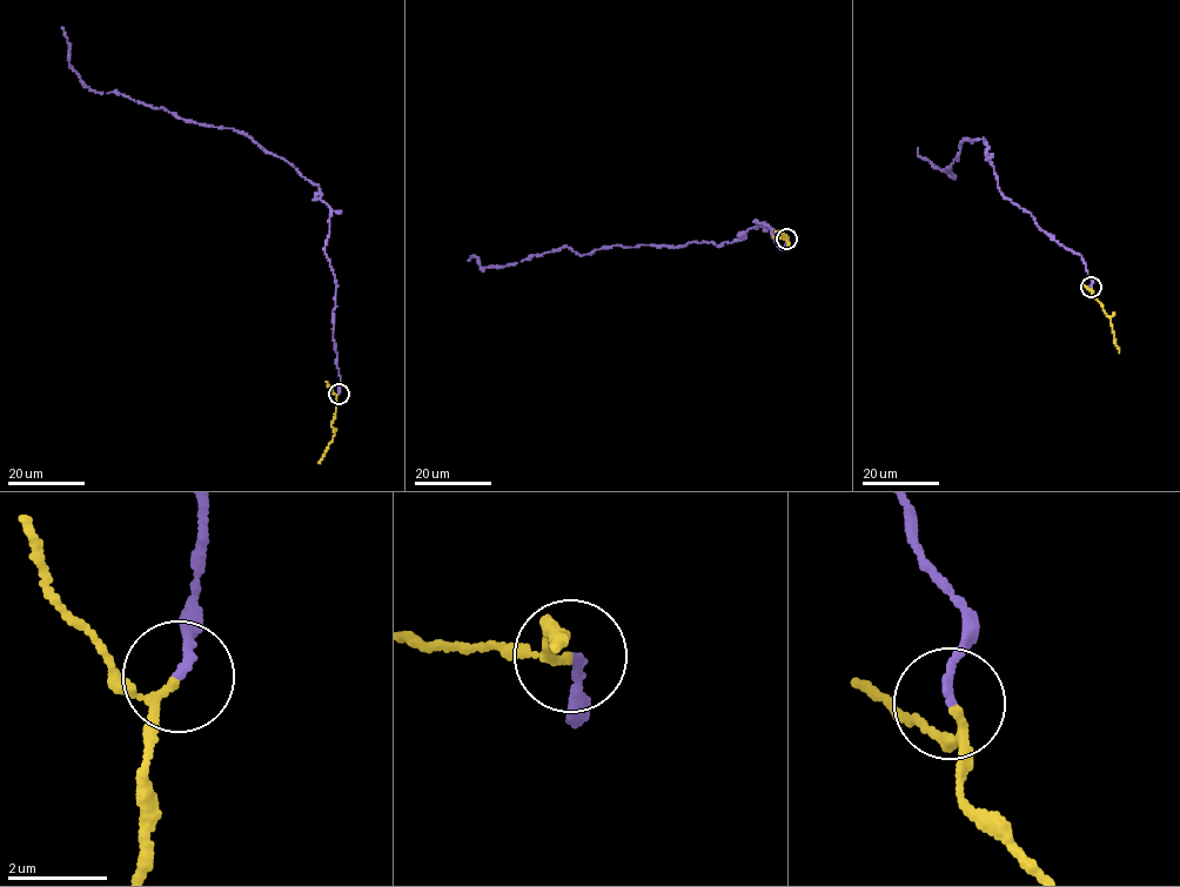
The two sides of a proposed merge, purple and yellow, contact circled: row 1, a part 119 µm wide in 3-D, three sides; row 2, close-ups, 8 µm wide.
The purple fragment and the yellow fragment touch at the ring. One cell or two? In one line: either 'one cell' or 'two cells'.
one cell

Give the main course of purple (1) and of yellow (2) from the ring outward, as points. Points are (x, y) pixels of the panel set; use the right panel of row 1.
1: (1091, 287), (1083, 256), (1005, 197), (985, 139), (960, 141), (947, 168), (956, 177), (917, 147)
2: (1091, 287), (1092, 294), (1110, 317), (1119, 353)

